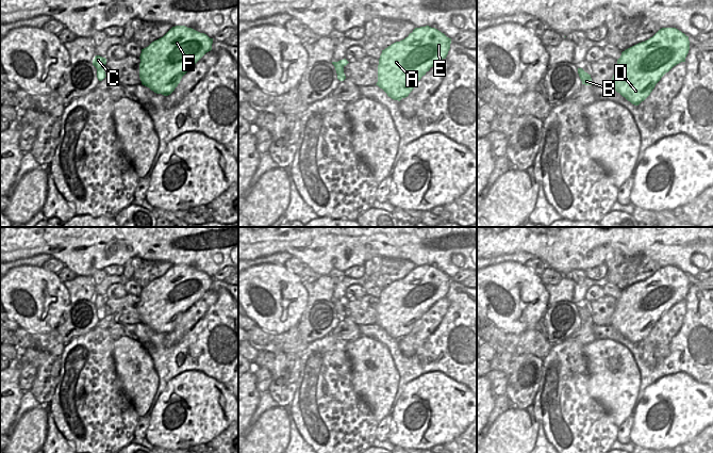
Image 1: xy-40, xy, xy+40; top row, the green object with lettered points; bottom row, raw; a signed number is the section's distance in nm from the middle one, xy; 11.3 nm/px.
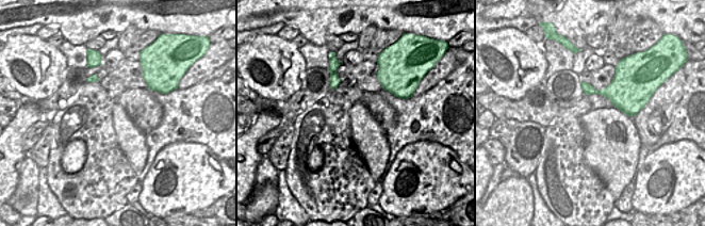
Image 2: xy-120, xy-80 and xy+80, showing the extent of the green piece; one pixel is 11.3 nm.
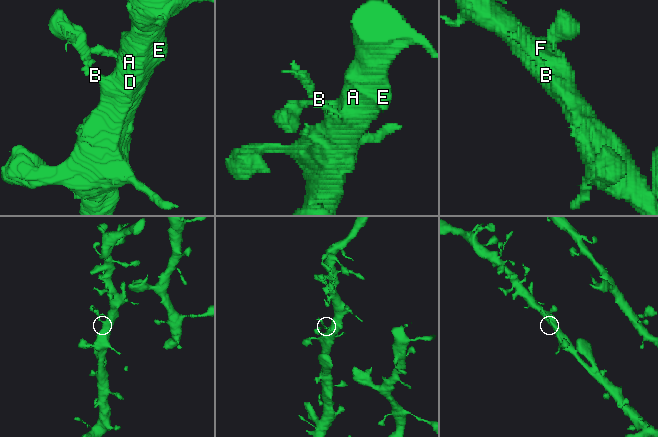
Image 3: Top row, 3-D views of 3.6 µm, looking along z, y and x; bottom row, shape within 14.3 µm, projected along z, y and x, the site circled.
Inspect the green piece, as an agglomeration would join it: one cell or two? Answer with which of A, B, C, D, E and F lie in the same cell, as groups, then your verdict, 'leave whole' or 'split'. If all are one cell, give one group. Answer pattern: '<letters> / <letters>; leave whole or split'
A B C D E F; leave whole

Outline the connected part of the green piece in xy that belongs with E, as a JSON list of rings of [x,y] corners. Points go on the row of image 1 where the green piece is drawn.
[[[415,28],[408,37],[382,50],[376,85],[400,101],[431,67],[446,59],[450,44],[451,38],[435,28]]]

